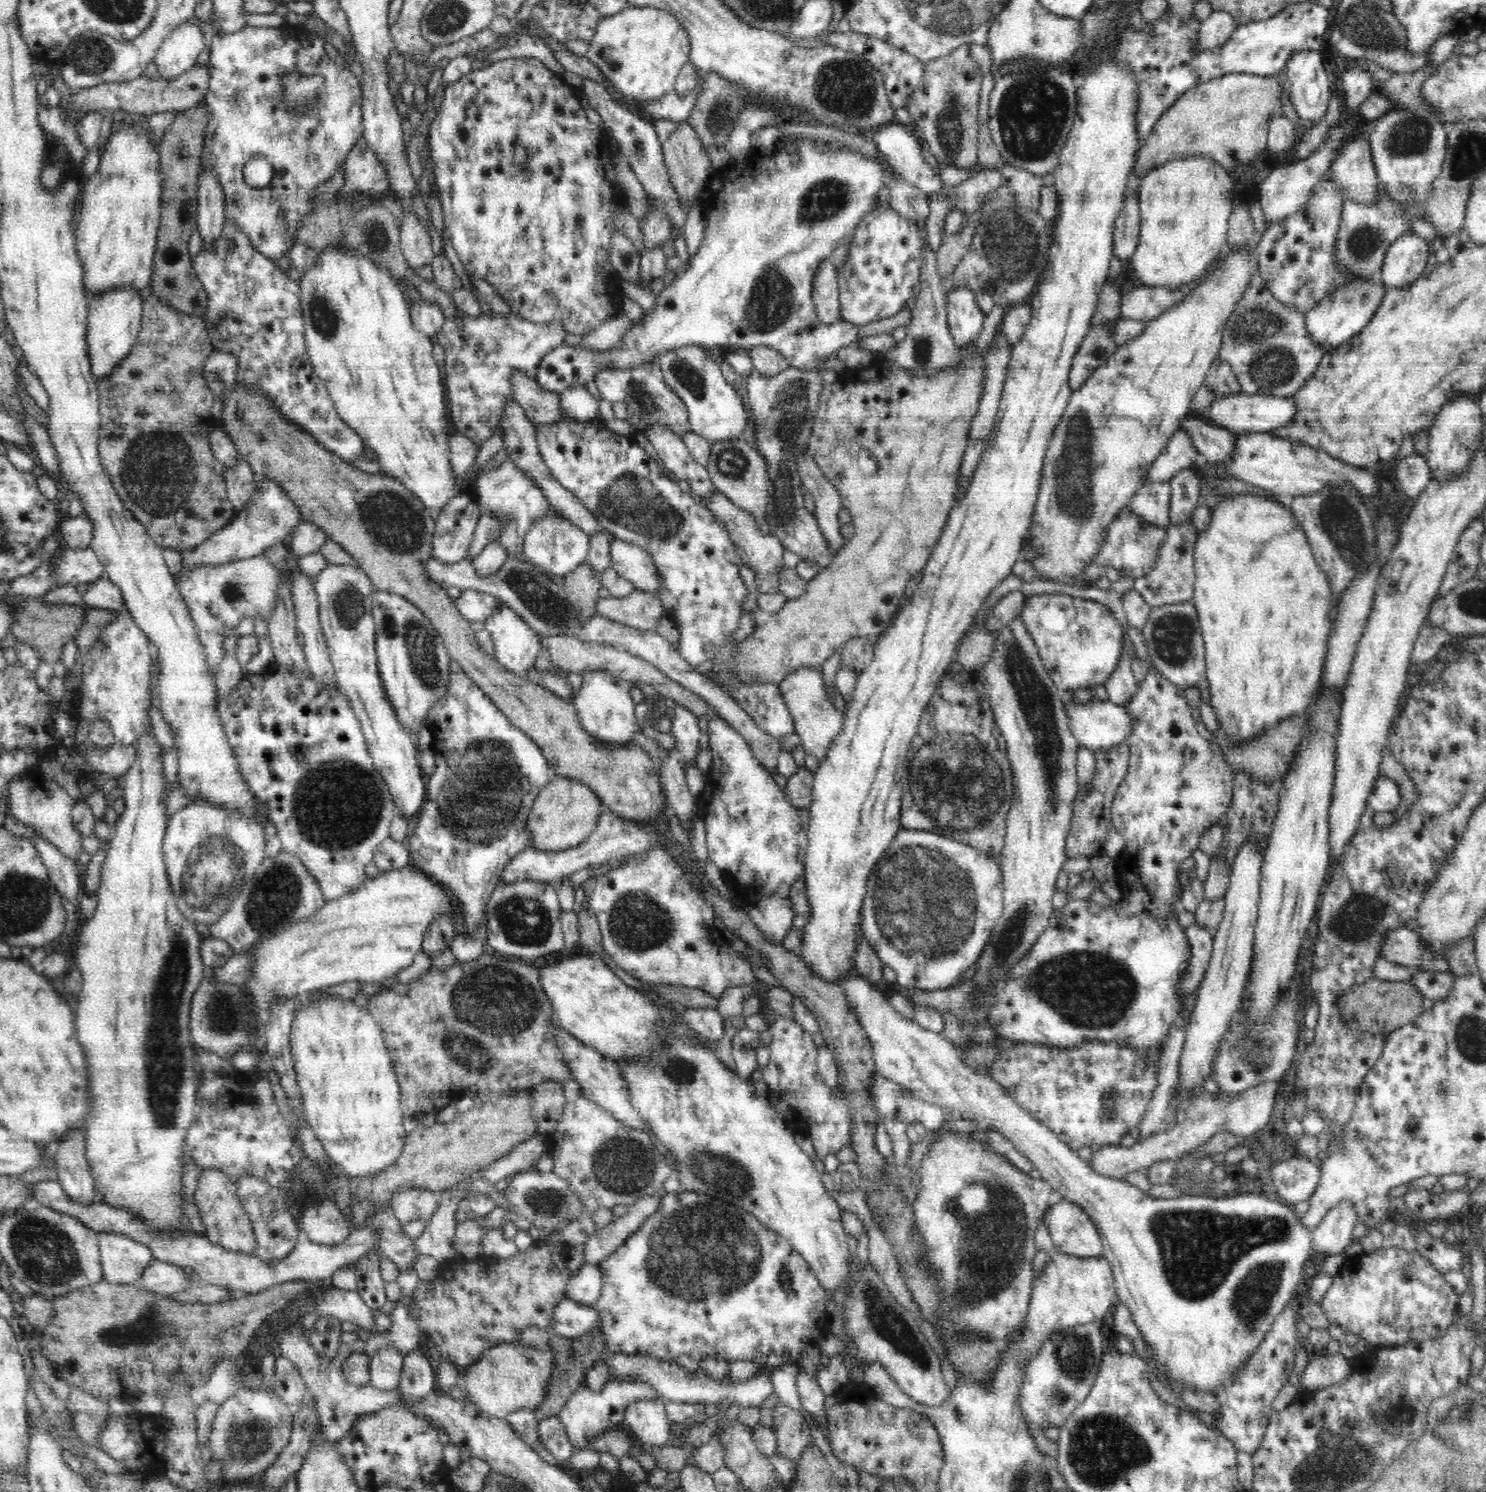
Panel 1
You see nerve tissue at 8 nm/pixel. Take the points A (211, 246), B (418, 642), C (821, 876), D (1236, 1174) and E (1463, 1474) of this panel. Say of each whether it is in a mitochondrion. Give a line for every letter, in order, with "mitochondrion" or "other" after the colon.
A: other
B: mitochondrion
C: other
D: other
E: mitochondrion

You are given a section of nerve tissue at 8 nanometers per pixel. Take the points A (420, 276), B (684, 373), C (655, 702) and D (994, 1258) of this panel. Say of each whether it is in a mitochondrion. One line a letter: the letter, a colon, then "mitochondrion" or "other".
A: other
B: mitochondrion
C: other
D: mitochondrion

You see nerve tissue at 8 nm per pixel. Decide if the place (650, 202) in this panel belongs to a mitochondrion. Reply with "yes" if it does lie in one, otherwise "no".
no

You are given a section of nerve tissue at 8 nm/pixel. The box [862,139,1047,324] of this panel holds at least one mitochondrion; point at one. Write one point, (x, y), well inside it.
(1011, 242)

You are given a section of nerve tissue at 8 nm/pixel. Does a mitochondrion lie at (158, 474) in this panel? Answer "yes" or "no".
yes

